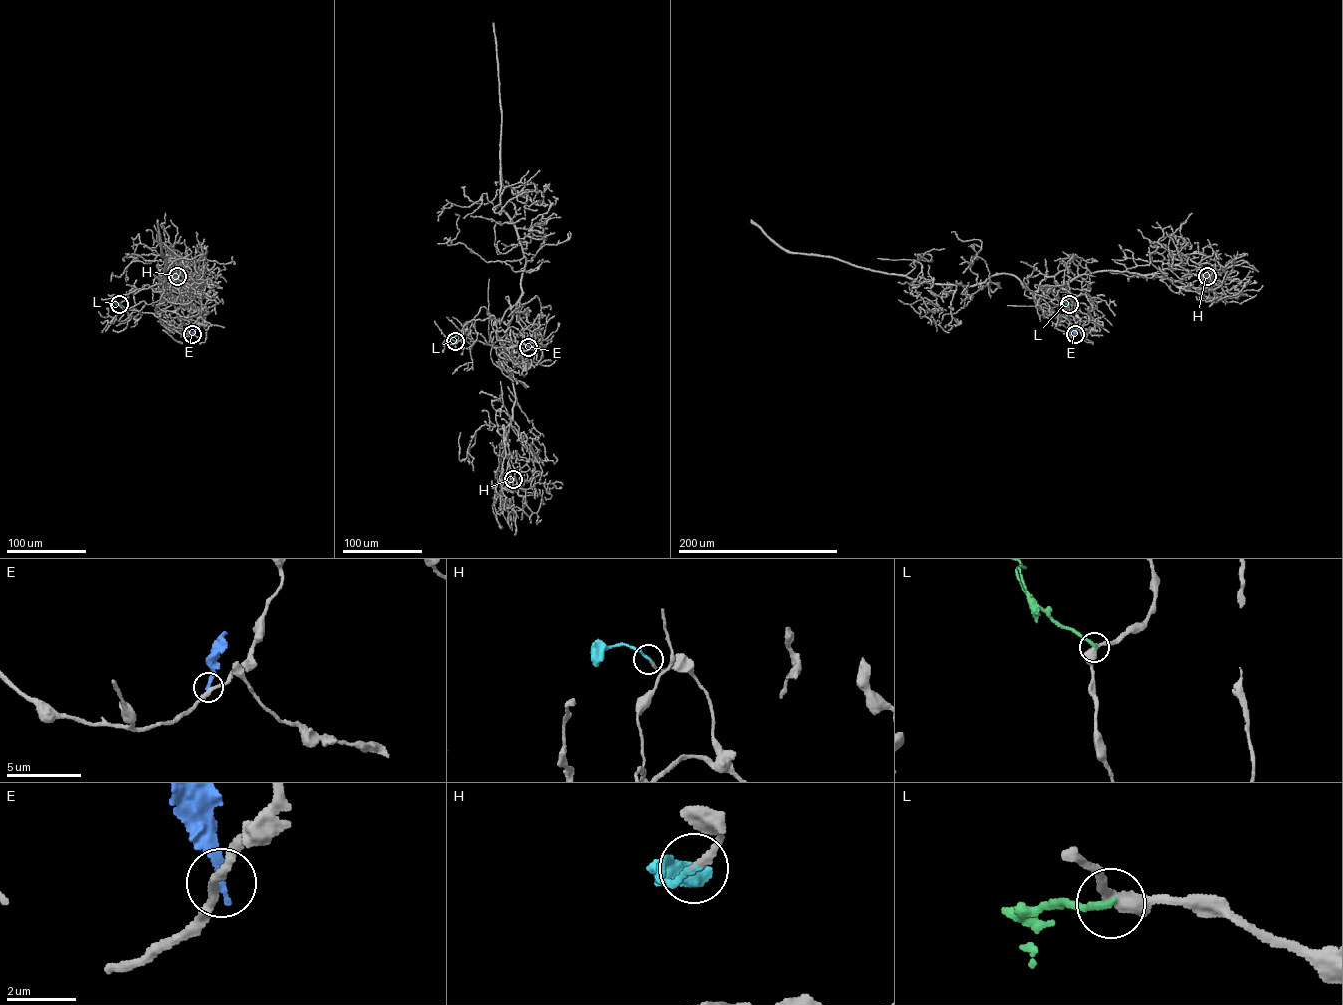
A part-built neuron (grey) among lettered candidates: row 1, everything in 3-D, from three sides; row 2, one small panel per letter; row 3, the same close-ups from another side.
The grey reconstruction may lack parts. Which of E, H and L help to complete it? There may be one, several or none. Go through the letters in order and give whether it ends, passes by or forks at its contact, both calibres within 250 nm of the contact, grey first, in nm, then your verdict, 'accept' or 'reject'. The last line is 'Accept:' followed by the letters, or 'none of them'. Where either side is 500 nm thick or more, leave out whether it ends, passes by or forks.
E: it ends | 240/240 nm | reject
H: it ends | 170/160 nm | accept
L: it ends | 380/240 nm | reject
Accept: H

